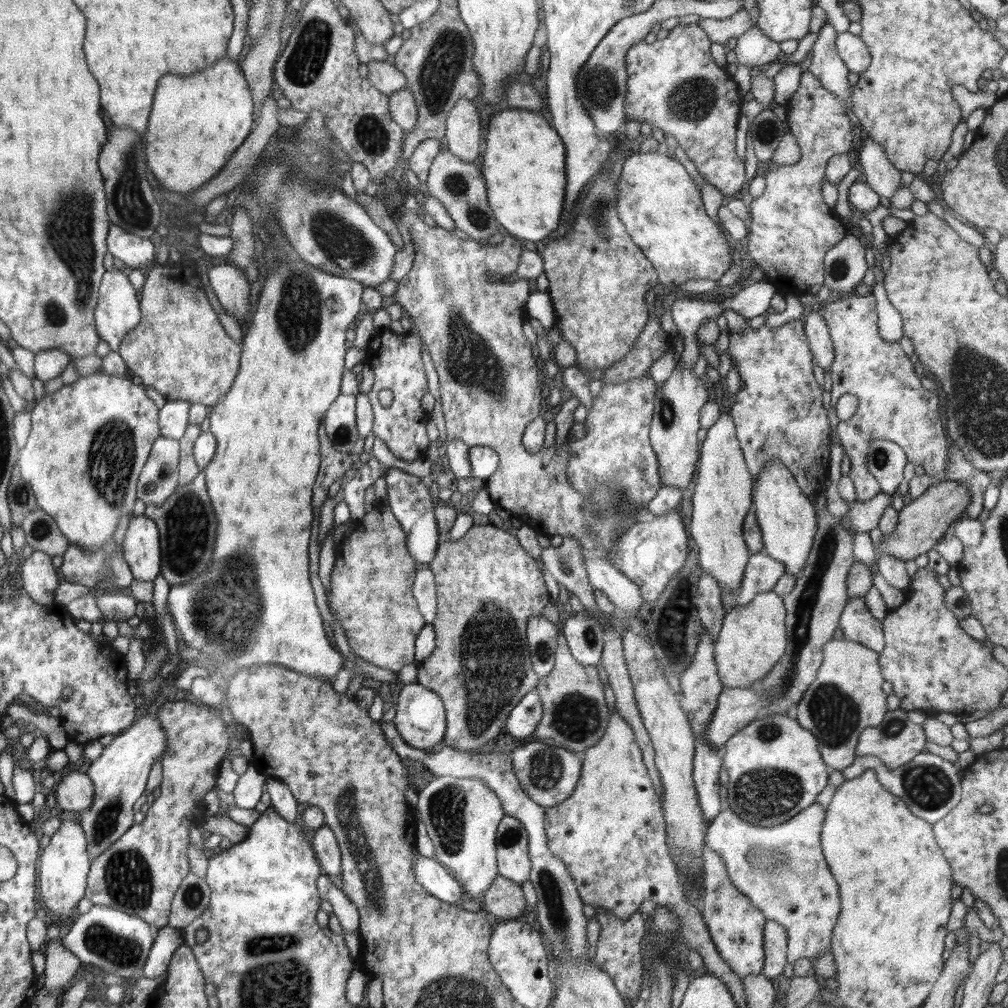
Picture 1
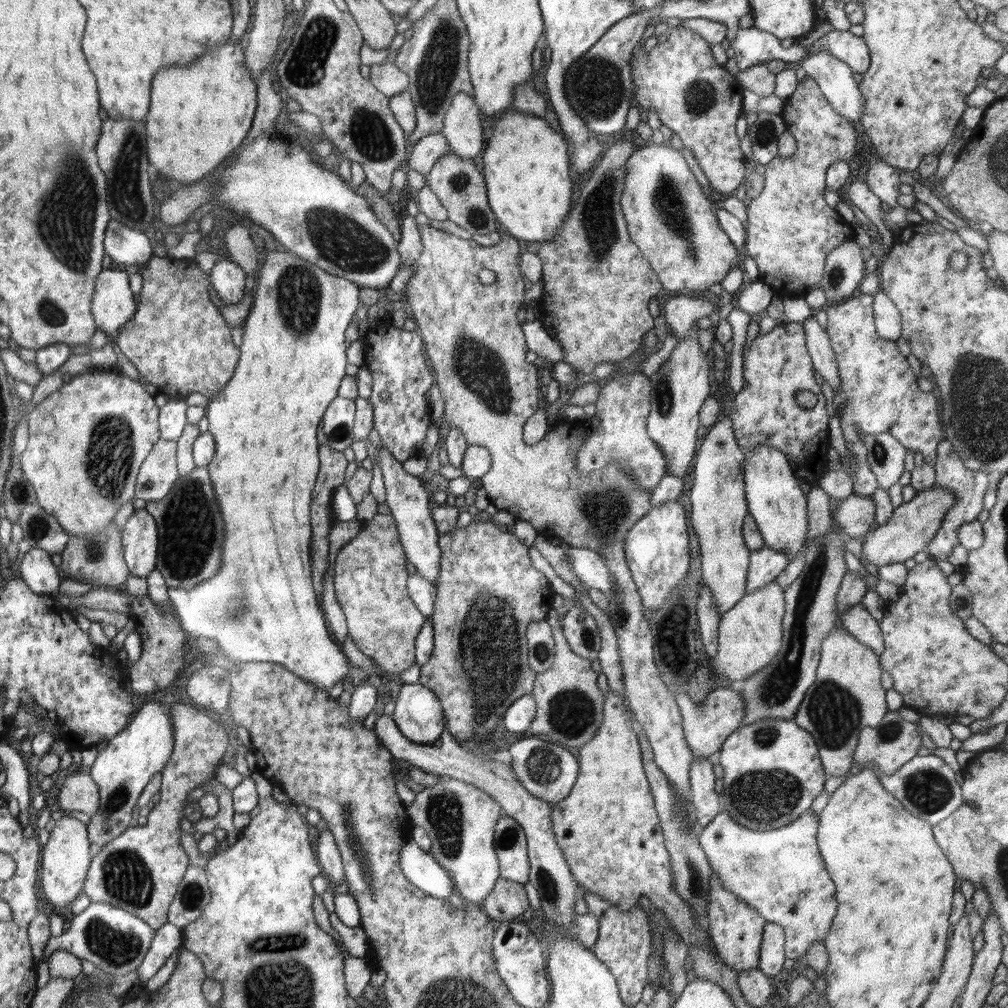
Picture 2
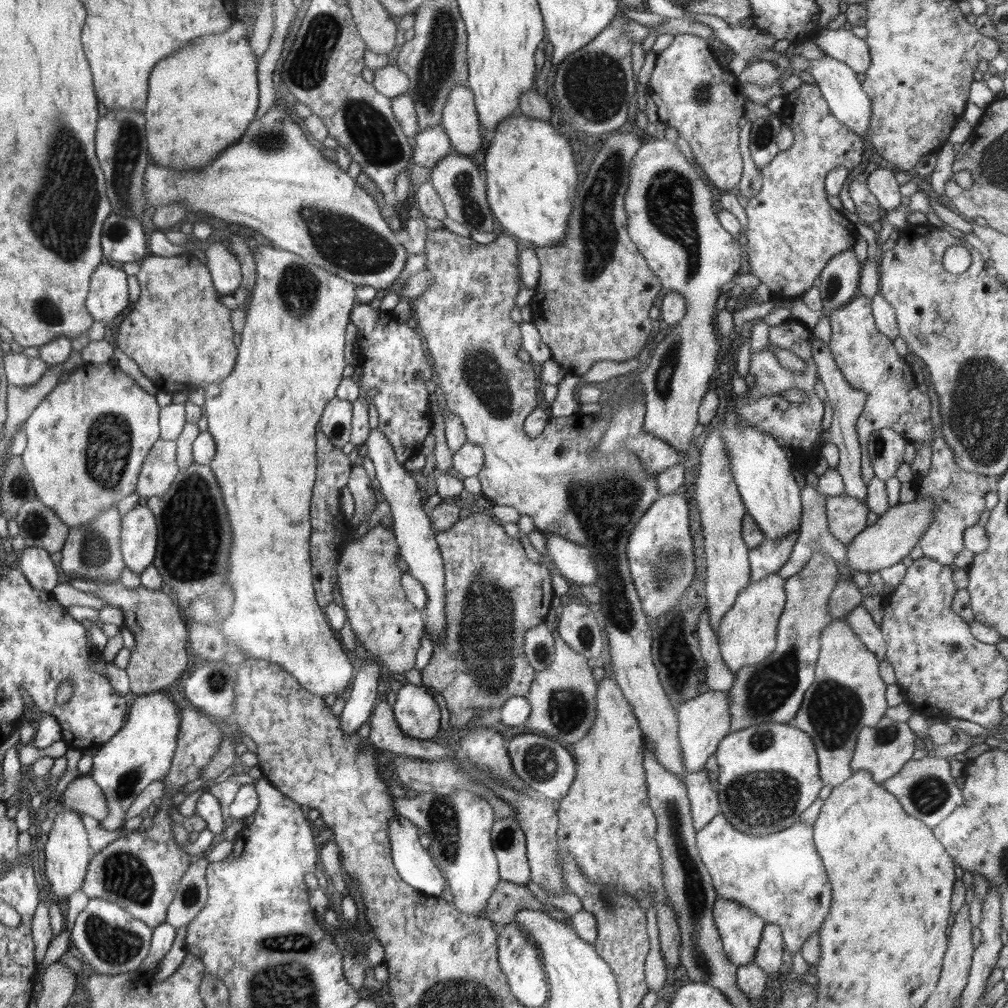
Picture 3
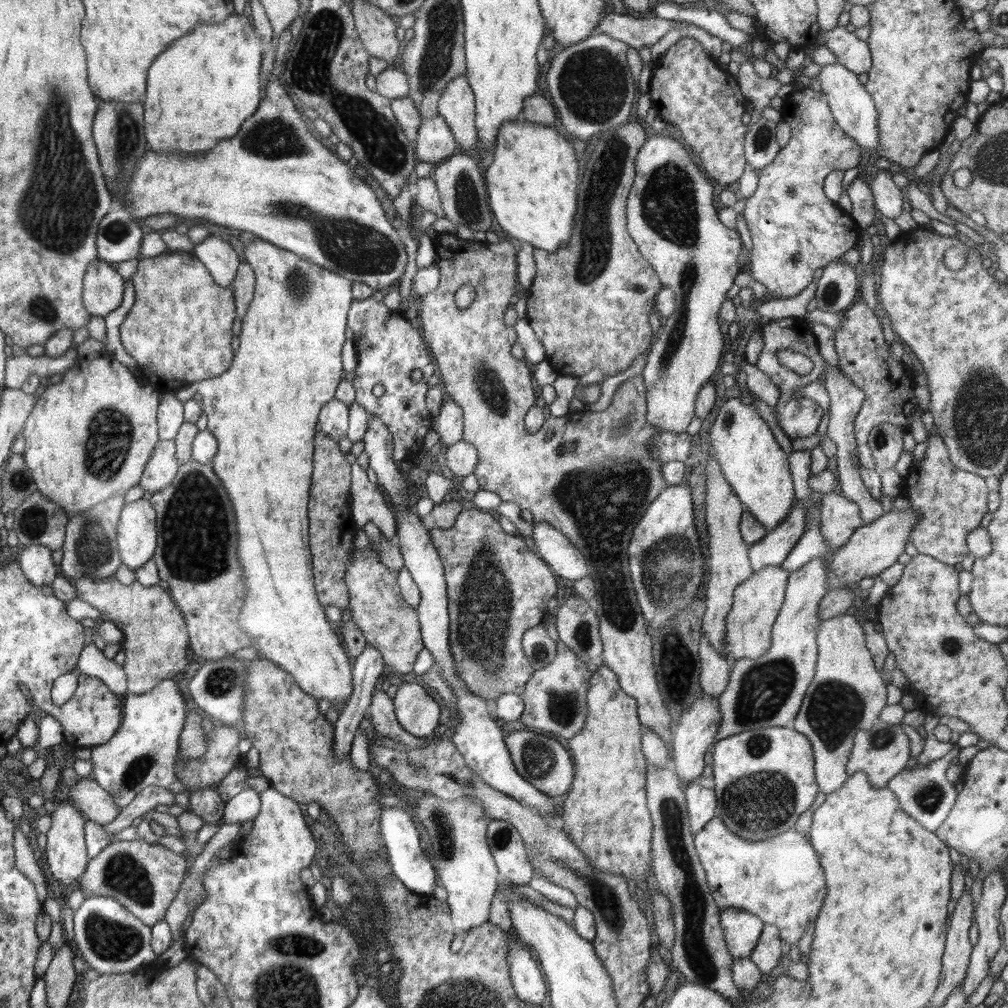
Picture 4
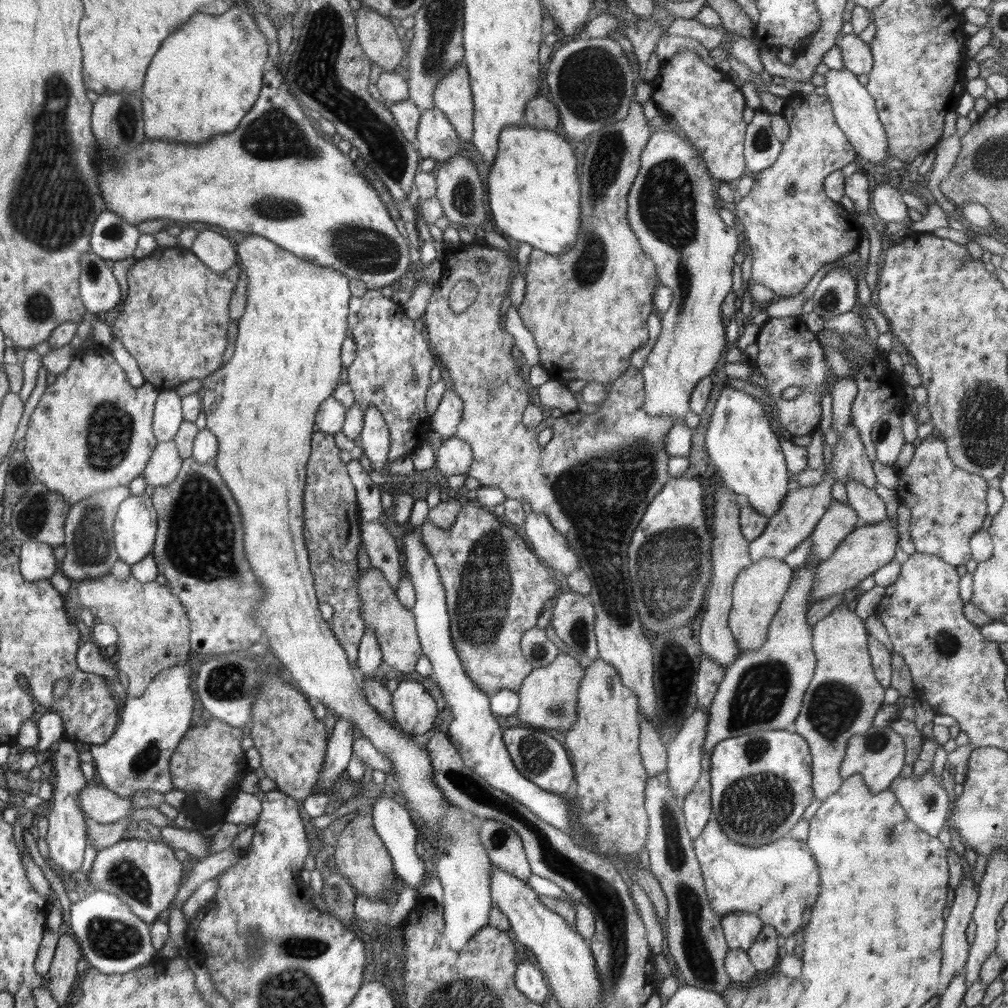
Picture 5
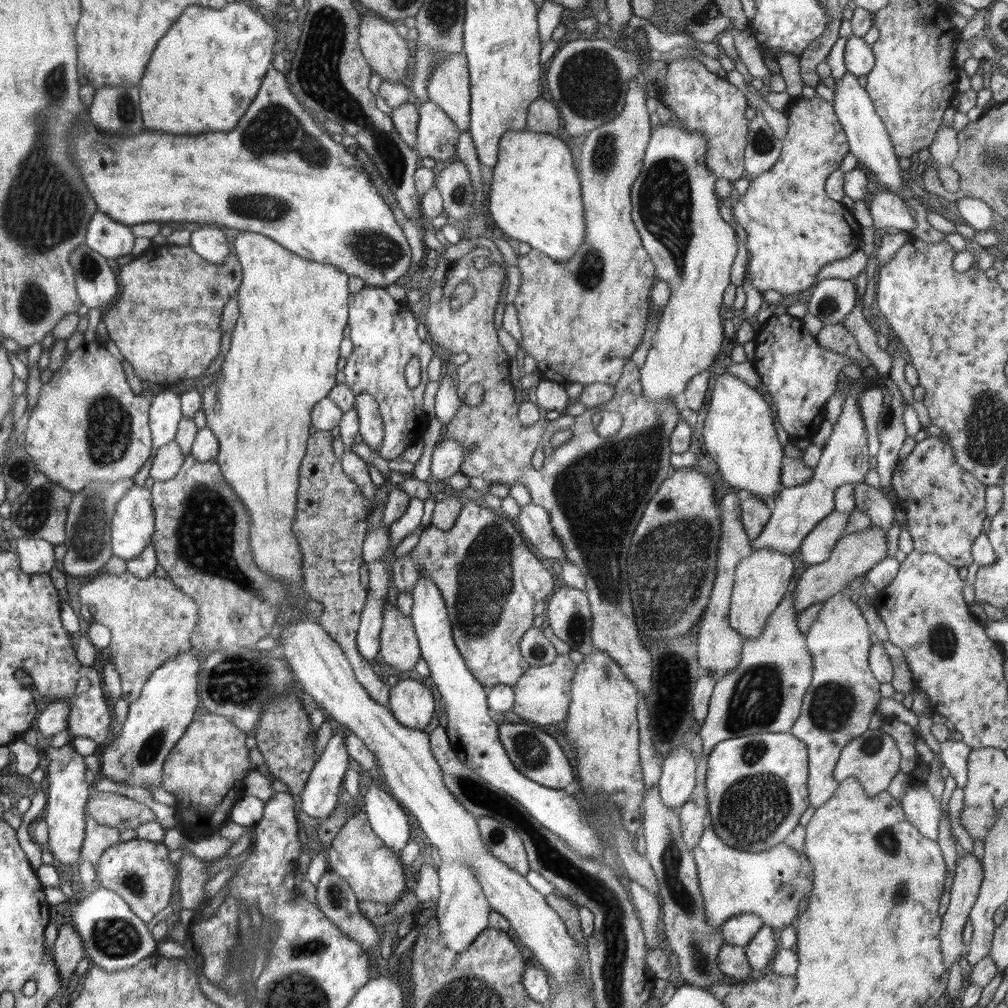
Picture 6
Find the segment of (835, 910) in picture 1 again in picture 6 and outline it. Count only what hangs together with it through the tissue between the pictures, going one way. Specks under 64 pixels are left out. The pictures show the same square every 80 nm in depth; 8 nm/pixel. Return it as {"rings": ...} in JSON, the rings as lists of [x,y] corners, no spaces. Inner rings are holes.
{"rings":[[[709,825],[705,827],[691,853],[697,864],[707,923],[713,928],[720,929],[724,922],[733,916],[752,913],[759,916],[764,925],[782,931],[789,924],[794,925],[797,922],[798,904],[810,896],[813,889],[814,869],[809,858],[805,854],[798,854],[798,851],[794,852],[786,844],[778,844],[778,846],[757,853],[736,850],[734,847],[728,846],[715,833],[714,827]]]}

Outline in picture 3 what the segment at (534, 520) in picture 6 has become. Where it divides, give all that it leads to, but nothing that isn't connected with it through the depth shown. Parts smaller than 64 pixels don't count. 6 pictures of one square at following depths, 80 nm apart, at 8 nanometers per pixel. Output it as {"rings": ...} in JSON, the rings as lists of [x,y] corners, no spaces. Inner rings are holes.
{"rings":[[[542,534],[546,540],[548,559],[551,561],[551,565],[558,568],[564,579],[577,585],[596,585],[598,583],[597,566],[592,562],[586,548],[582,548],[558,534]]]}

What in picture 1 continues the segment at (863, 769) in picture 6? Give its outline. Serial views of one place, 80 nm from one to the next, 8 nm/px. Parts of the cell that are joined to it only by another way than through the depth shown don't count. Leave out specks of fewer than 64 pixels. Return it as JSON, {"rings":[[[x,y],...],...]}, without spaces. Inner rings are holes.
{"rings":[[[899,708],[889,710],[881,724],[876,728],[866,727],[862,730],[856,745],[855,755],[857,757],[878,757],[890,770],[894,770],[899,766],[908,764],[917,754],[920,754],[924,750],[924,744],[926,743],[927,738],[923,726],[912,722],[907,712]]]}

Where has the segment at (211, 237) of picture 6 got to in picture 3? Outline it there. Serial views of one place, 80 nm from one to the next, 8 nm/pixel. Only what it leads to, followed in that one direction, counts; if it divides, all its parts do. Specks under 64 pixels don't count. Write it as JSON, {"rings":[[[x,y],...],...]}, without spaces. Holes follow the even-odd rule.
{"rings":[[[220,243],[206,244],[202,248],[208,258],[209,268],[214,288],[221,296],[235,293],[241,286],[241,266],[233,252],[228,251]]]}

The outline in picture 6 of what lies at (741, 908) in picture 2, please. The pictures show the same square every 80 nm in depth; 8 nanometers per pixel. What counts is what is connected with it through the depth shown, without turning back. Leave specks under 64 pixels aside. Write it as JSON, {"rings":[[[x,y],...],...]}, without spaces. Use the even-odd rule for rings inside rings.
{"rings":[[[742,913],[724,922],[720,932],[723,942],[745,947],[762,928],[762,925],[762,919],[759,916],[752,913]]]}

